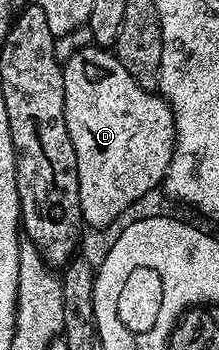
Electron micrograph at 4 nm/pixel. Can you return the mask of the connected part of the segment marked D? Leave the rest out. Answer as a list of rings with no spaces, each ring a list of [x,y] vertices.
[[[91,46],[80,49],[74,53],[72,58],[62,64],[62,77],[64,78],[64,122],[68,126],[68,138],[72,138],[72,150],[76,150],[76,174],[80,182],[80,210],[82,211],[82,222],[87,229],[106,228],[117,216],[122,216],[137,200],[142,200],[154,187],[161,185],[166,178],[166,171],[172,162],[174,153],[174,115],[170,109],[170,103],[165,100],[157,91],[140,87],[120,66],[117,56],[113,51],[102,46]]]

